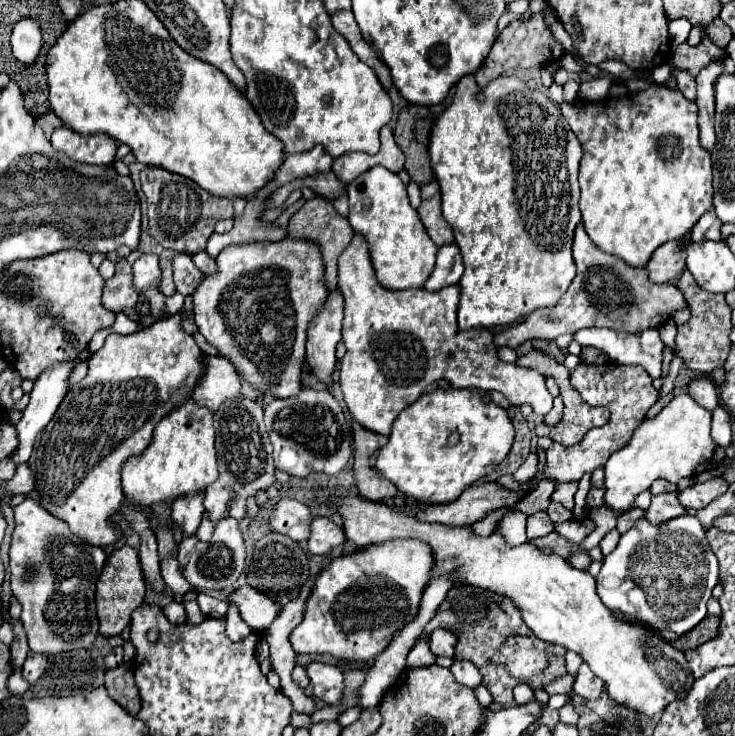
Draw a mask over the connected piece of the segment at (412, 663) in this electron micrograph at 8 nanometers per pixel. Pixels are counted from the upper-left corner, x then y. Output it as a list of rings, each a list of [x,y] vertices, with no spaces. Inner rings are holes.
[[[429,637],[421,639],[409,653],[407,657],[407,667],[409,669],[417,669],[417,667],[427,667],[427,665],[433,665],[435,663],[435,655],[431,653],[429,649]]]

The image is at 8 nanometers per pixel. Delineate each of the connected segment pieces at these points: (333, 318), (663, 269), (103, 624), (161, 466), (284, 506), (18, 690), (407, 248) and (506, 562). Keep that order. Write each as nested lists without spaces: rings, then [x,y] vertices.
[[[329,291],[321,313],[313,317],[307,337],[307,365],[311,371],[331,389],[333,369],[337,365],[335,345],[341,341],[341,321],[343,321],[343,297],[341,291]]]
[[[667,241],[659,249],[655,249],[653,257],[647,263],[649,281],[667,283],[677,279],[685,269],[685,243],[683,241]]]
[[[117,547],[109,559],[105,561],[103,573],[97,581],[97,617],[99,617],[99,633],[103,637],[119,635],[131,621],[131,613],[145,599],[145,579],[139,563],[139,555],[133,547]]]
[[[189,397],[189,401],[185,403],[187,405],[179,405],[177,409],[173,409],[173,413],[167,413],[161,419],[145,453],[129,457],[129,461],[125,461],[123,465],[123,491],[143,507],[167,499],[177,499],[181,495],[193,495],[195,491],[211,485],[219,475],[215,457],[213,413],[203,405],[197,405],[193,397]]]
[[[281,497],[277,505],[271,509],[269,529],[275,533],[289,535],[295,541],[307,541],[311,521],[313,517],[307,505],[291,497]]]
[[[17,669],[17,673],[13,673],[13,675],[9,677],[9,691],[11,691],[13,695],[23,695],[23,693],[27,691],[27,687],[29,687],[29,683],[23,679],[21,669]]]
[[[373,167],[357,181],[347,185],[349,191],[349,223],[369,245],[369,257],[375,269],[377,281],[385,289],[409,289],[423,287],[435,267],[437,245],[429,241],[425,227],[417,211],[409,205],[407,189],[397,177],[385,167]]]
[[[315,487],[315,501],[337,507],[343,519],[345,537],[357,547],[397,537],[421,539],[431,545],[435,559],[431,579],[451,575],[451,581],[455,583],[489,589],[499,597],[511,599],[535,637],[579,653],[591,671],[607,683],[609,697],[633,711],[653,717],[671,701],[683,699],[695,681],[683,651],[671,647],[647,625],[617,619],[597,597],[595,579],[587,575],[587,571],[573,569],[559,555],[545,555],[531,543],[513,547],[499,533],[479,537],[471,527],[425,523],[411,513],[393,511],[385,503],[363,499],[357,489],[343,491],[341,487]]]

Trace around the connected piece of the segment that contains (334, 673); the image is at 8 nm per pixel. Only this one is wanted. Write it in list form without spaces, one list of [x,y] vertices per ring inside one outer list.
[[[309,663],[305,667],[313,685],[313,695],[327,705],[337,705],[343,691],[343,669],[339,665]]]

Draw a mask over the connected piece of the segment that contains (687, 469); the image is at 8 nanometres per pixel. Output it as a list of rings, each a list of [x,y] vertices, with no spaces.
[[[687,393],[675,395],[673,401],[655,419],[645,419],[637,427],[637,431],[627,447],[623,447],[621,451],[615,451],[609,457],[609,461],[605,463],[605,487],[607,487],[605,505],[615,511],[627,511],[633,505],[635,497],[641,491],[647,491],[655,479],[667,479],[669,483],[677,483],[683,477],[693,477],[693,475],[709,469],[709,459],[713,459],[713,455],[719,447],[719,445],[715,445],[715,441],[709,435],[709,425],[711,425],[711,411],[697,405],[697,401],[693,401],[693,397],[689,397]]]

